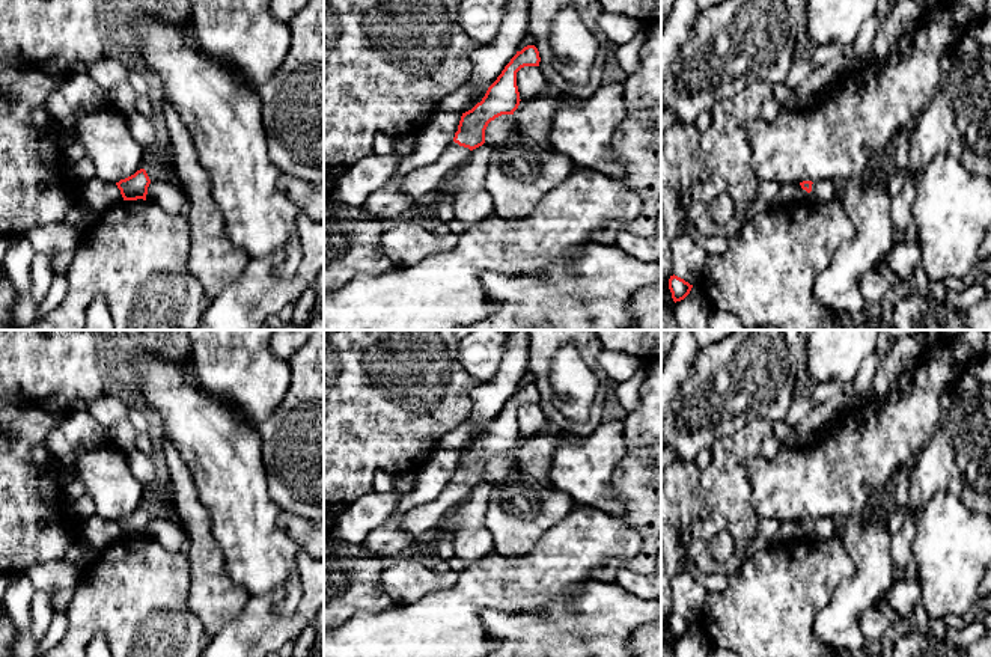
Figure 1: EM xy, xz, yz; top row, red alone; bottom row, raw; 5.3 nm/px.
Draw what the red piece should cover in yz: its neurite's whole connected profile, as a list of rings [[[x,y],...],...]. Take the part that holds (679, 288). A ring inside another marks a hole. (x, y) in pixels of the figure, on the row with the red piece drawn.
[[[675,274],[669,279],[669,289],[675,303],[684,300],[690,294],[691,288],[693,285]]]

